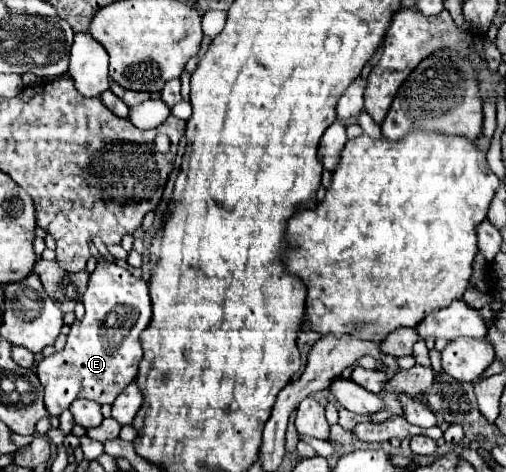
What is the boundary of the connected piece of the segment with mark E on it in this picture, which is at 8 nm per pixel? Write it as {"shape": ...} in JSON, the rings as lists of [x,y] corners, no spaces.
{"shape":[[[100,257],[82,301],[86,313],[70,325],[66,347],[50,357],[44,357],[36,367],[50,415],[60,415],[80,397],[92,399],[100,405],[112,403],[118,393],[136,379],[142,359],[140,333],[152,319],[148,281],[136,279],[128,269]]]}

